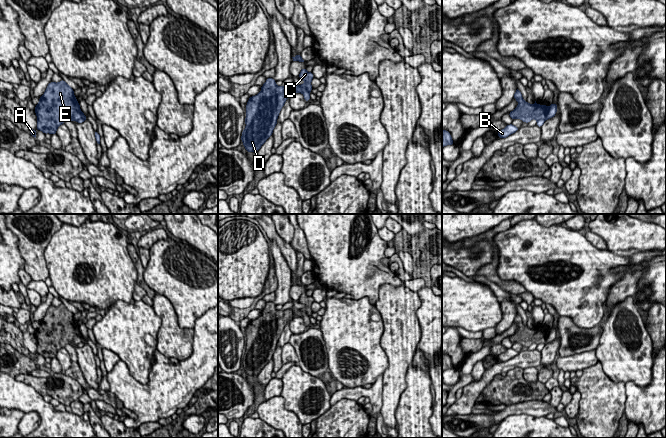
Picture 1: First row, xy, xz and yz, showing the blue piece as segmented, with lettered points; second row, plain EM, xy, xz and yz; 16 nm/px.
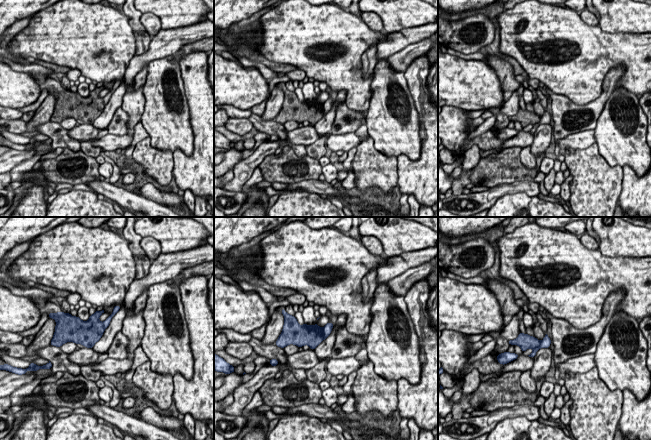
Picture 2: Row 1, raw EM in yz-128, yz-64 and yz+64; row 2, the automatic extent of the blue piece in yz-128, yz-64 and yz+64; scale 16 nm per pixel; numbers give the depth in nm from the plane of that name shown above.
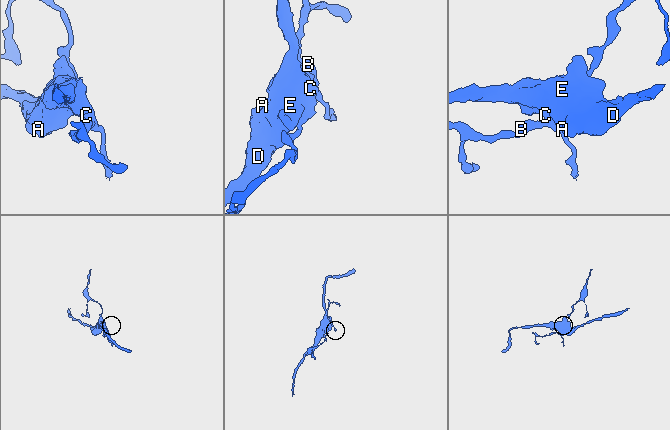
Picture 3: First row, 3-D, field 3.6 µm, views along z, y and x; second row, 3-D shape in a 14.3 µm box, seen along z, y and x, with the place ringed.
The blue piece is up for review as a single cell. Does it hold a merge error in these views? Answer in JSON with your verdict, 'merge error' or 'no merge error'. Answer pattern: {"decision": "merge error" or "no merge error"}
{"decision": "merge error"}

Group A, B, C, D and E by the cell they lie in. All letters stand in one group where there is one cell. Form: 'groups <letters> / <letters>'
groups A C D E / B

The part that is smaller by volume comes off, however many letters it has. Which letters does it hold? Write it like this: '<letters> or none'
B

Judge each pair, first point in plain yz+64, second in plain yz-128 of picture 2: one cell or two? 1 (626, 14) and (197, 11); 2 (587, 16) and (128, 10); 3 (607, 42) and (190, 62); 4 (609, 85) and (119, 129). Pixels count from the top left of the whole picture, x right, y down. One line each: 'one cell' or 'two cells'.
1: one cell
2: two cells
3: two cells
4: one cell

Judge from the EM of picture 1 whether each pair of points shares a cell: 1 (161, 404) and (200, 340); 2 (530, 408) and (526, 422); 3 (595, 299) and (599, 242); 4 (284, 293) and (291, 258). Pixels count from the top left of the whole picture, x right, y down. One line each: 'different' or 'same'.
1: same
2: different
3: different
4: different

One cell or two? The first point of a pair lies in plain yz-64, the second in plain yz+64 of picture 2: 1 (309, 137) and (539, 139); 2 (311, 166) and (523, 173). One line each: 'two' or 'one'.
1: two
2: one

